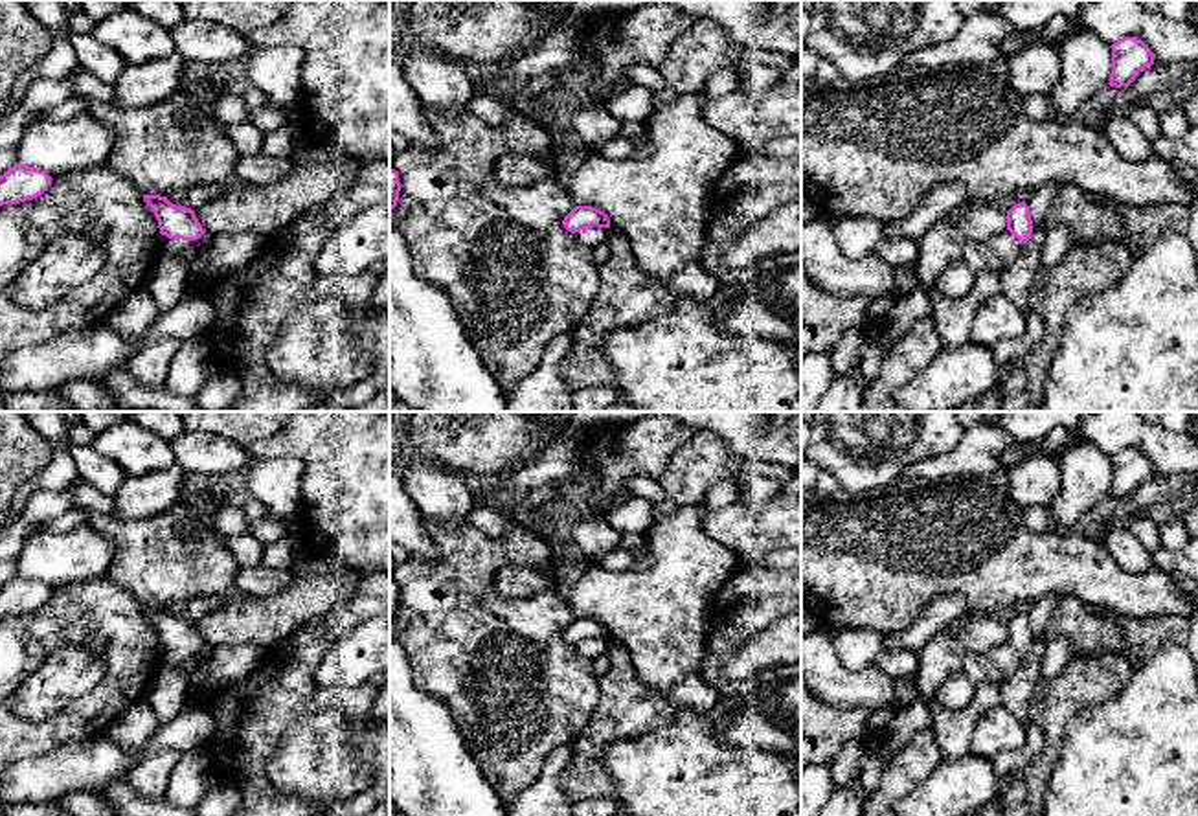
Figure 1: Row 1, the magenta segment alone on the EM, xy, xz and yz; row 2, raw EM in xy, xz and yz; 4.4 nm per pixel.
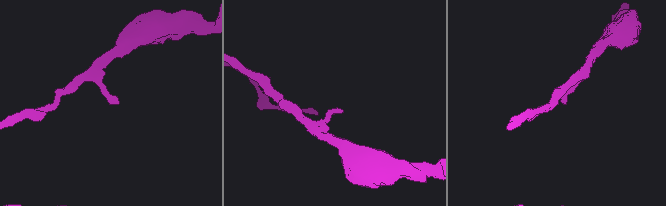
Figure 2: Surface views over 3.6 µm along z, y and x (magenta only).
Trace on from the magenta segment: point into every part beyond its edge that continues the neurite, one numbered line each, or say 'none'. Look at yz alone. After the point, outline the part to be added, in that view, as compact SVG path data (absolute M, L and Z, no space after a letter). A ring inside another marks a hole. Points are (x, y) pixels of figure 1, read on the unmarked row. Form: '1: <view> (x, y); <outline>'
1: yz (998, 664); M1007 640L983 652L966 652L963 658L963 671L976 682L998 682L1007 680L1022 663L1025 654L1018 652Z

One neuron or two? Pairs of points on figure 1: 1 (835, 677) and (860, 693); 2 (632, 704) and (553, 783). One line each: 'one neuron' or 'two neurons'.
1: one neuron
2: two neurons

